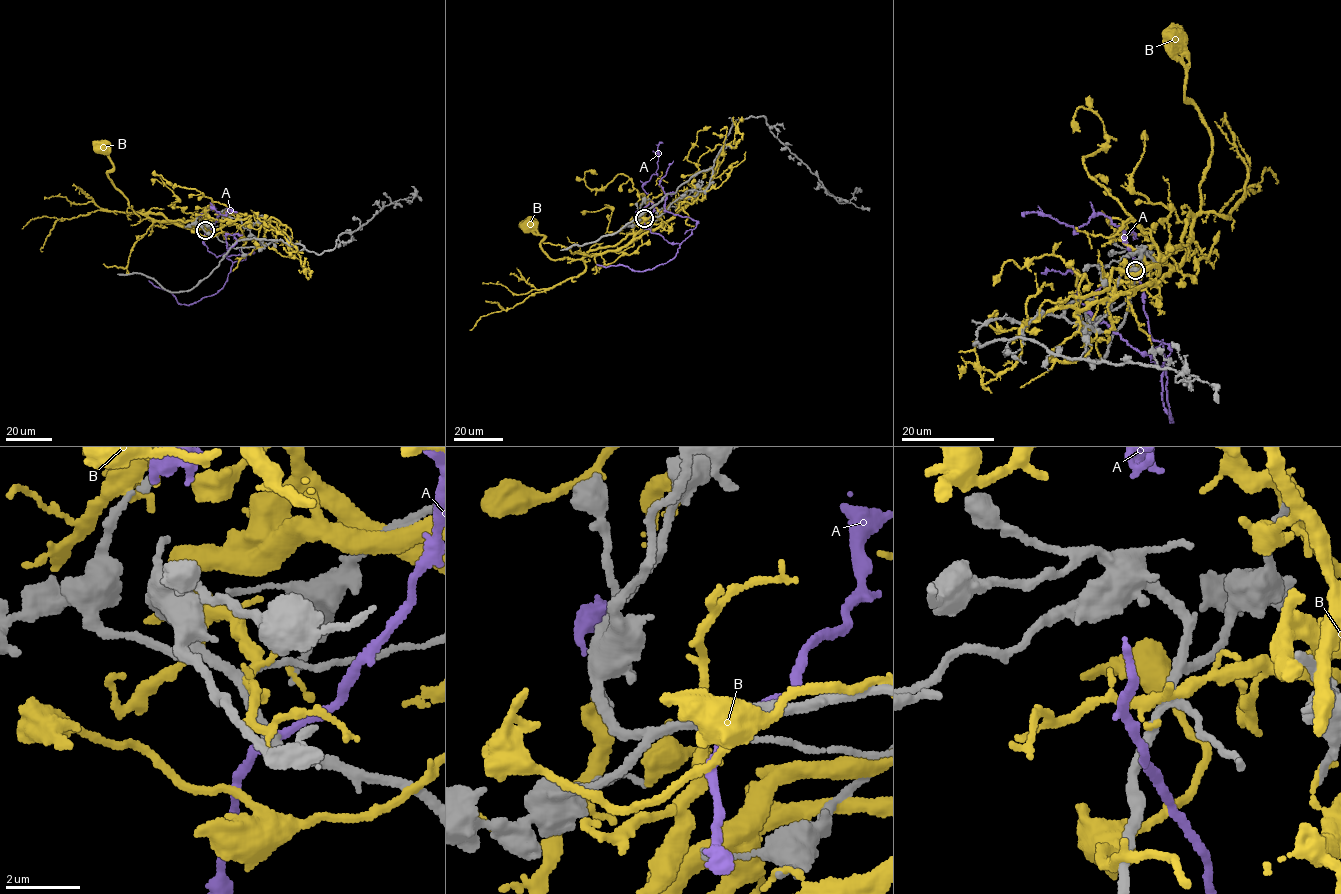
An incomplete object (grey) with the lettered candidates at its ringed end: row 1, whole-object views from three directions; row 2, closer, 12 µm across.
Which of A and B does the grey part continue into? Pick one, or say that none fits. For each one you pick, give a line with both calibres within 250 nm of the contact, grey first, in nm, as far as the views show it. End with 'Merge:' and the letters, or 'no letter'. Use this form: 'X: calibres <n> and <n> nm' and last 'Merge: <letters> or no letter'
Merge: no letter

